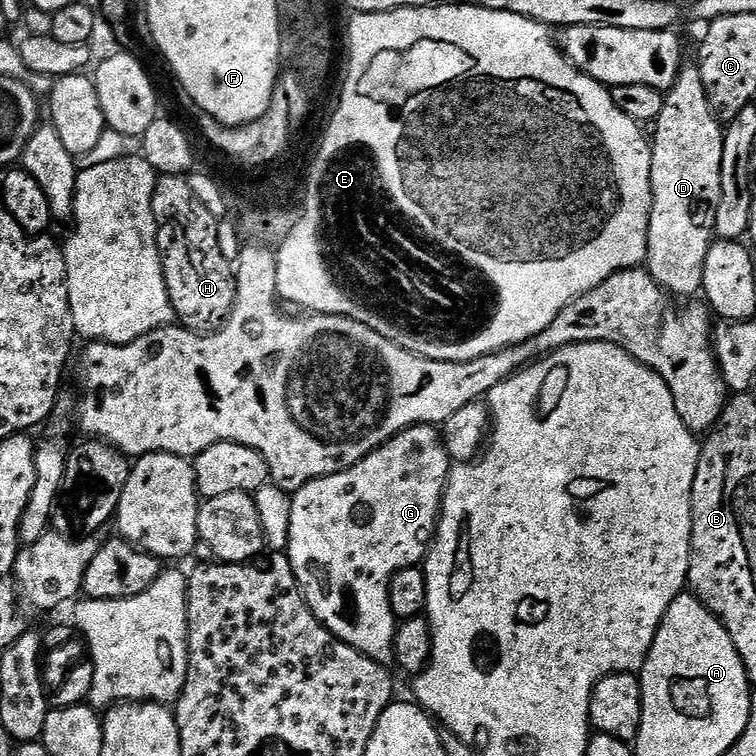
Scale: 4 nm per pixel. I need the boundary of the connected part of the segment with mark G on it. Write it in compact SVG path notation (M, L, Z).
M416 424L413 428L407 428L405 432L399 432L394 438L390 438L381 448L375 448L366 458L362 458L354 466L350 466L341 472L335 472L329 476L323 476L317 480L311 480L306 486L294 493L292 509L290 510L289 540L286 555L290 566L294 570L296 580L304 590L304 600L310 606L310 610L325 624L339 640L354 646L362 654L366 654L374 662L385 666L391 665L396 659L394 642L396 641L396 629L398 621L394 610L390 606L390 590L388 584L392 581L392 575L403 568L415 568L428 555L429 547L436 534L436 522L440 518L440 507L444 501L444 489L448 486L448 473L450 471L450 459L445 448L441 433L431 424Z

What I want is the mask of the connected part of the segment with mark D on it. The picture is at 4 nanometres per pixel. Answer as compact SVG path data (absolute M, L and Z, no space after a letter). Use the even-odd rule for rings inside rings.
M688 62L681 67L676 83L667 89L664 97L664 105L661 113L658 114L654 121L656 133L651 133L650 143L652 146L652 169L650 170L650 178L652 179L652 213L650 214L650 230L648 231L648 259L646 261L646 271L652 275L654 282L658 282L665 292L673 297L688 296L684 298L692 298L692 296L701 291L704 287L702 282L702 270L706 262L706 254L710 250L710 246L714 242L714 233L716 231L716 215L718 214L718 206L722 198L722 146L724 145L724 128L721 121L714 115L712 107L706 98L706 88L702 86L702 74L699 67L695 63Z

